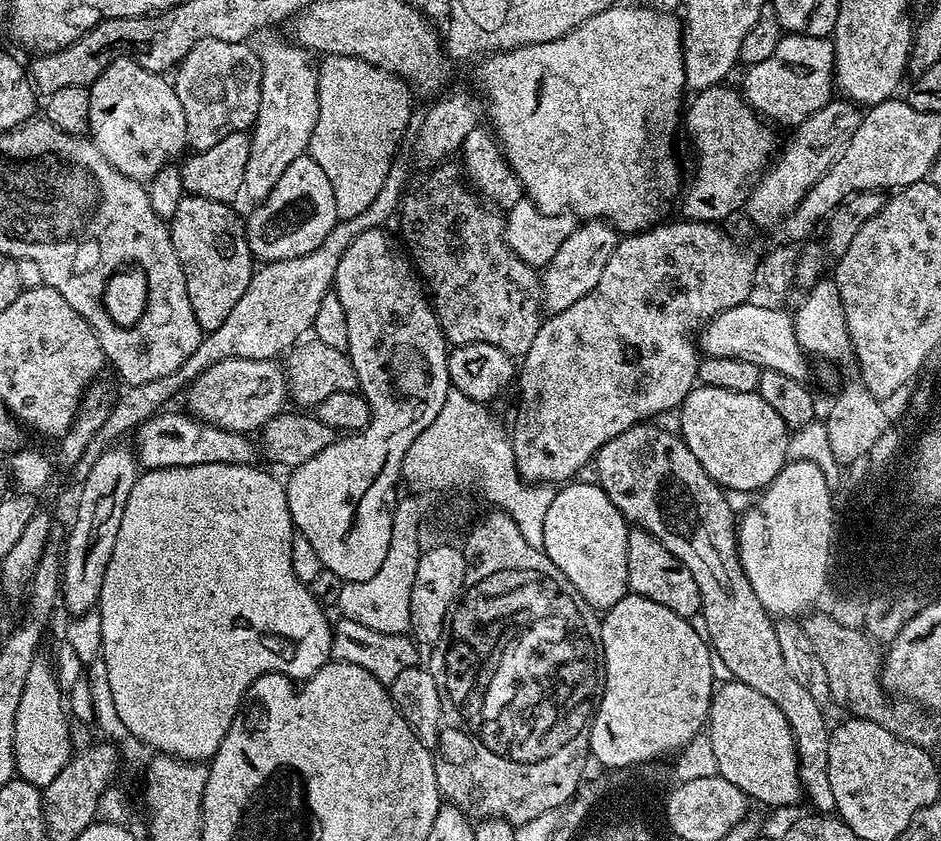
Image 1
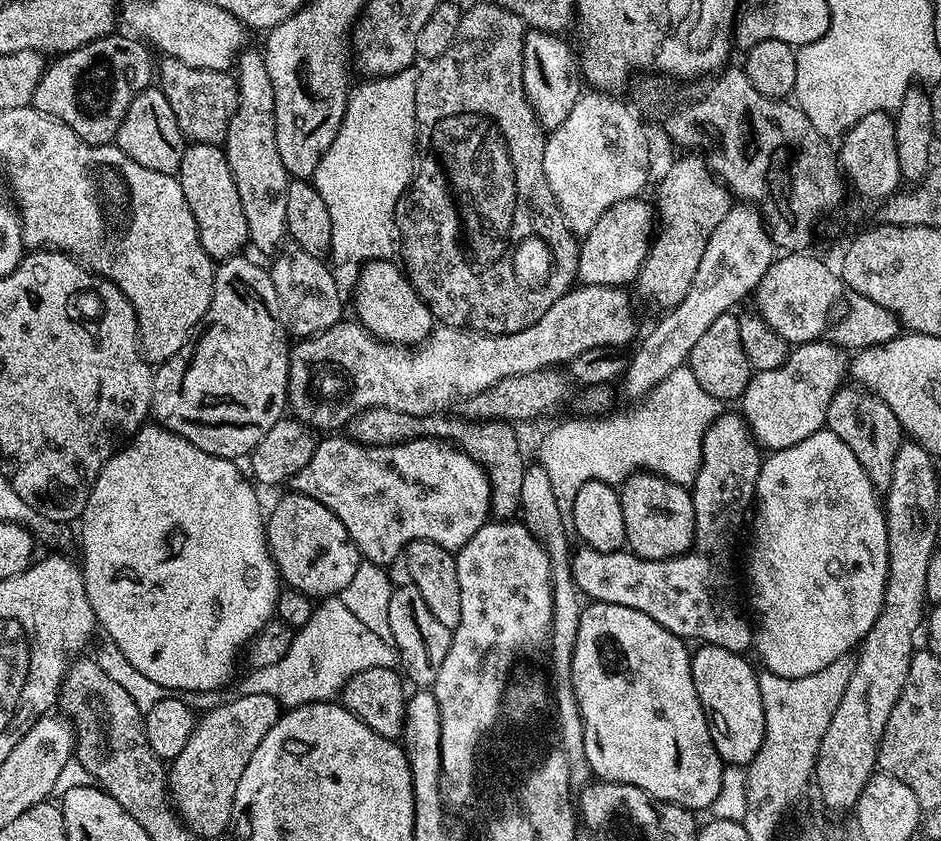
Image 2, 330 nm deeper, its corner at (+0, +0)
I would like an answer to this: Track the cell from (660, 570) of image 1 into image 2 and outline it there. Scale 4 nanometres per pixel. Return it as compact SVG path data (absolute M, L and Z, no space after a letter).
M639 470L619 485L622 522L626 522L626 544L642 560L665 560L681 556L696 538L696 511L692 493L657 472Z

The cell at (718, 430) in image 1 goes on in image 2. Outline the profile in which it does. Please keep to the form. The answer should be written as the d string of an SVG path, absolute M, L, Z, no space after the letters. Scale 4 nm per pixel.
M811 340L808 344L795 345L789 351L788 360L778 370L757 372L749 380L744 395L738 401L739 411L742 413L744 423L752 434L752 439L764 450L789 448L814 433L821 431L828 422L828 407L832 395L841 387L843 376L846 376L846 356L837 345L824 340Z

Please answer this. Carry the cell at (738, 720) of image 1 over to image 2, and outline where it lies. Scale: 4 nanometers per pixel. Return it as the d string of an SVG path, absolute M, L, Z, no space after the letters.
M704 644L691 653L692 677L694 686L698 690L700 705L708 713L708 729L712 732L712 741L716 747L716 753L720 755L725 765L747 766L758 754L758 750L764 741L764 707L762 706L762 694L758 686L757 669L752 669L744 661L745 657L738 652L731 652L725 648L719 648L717 644Z

